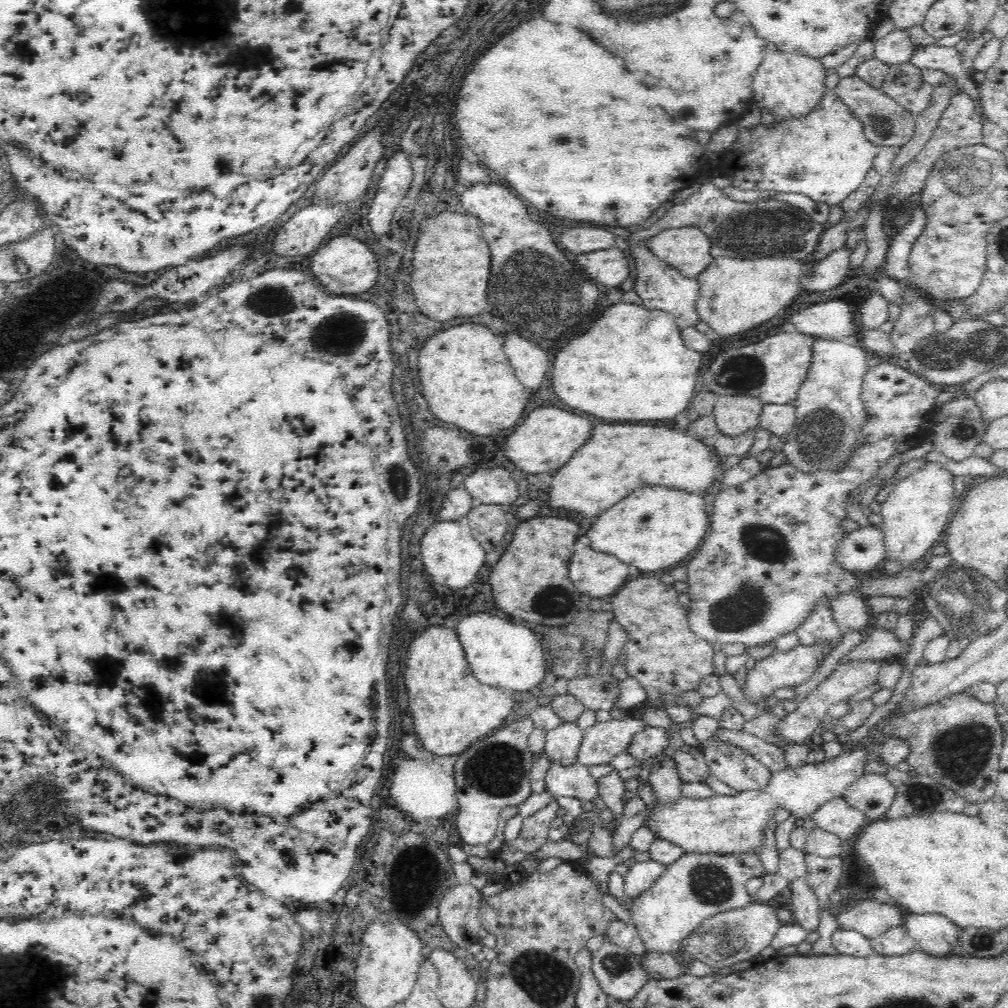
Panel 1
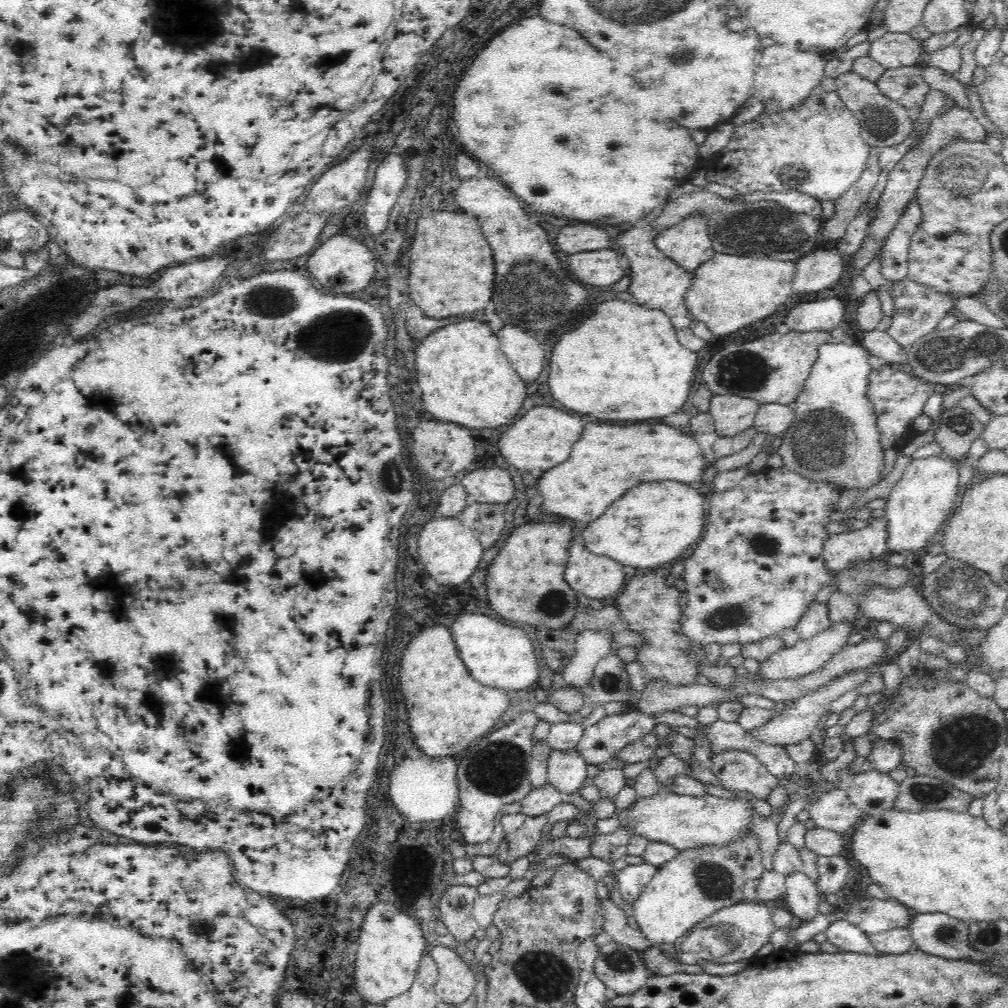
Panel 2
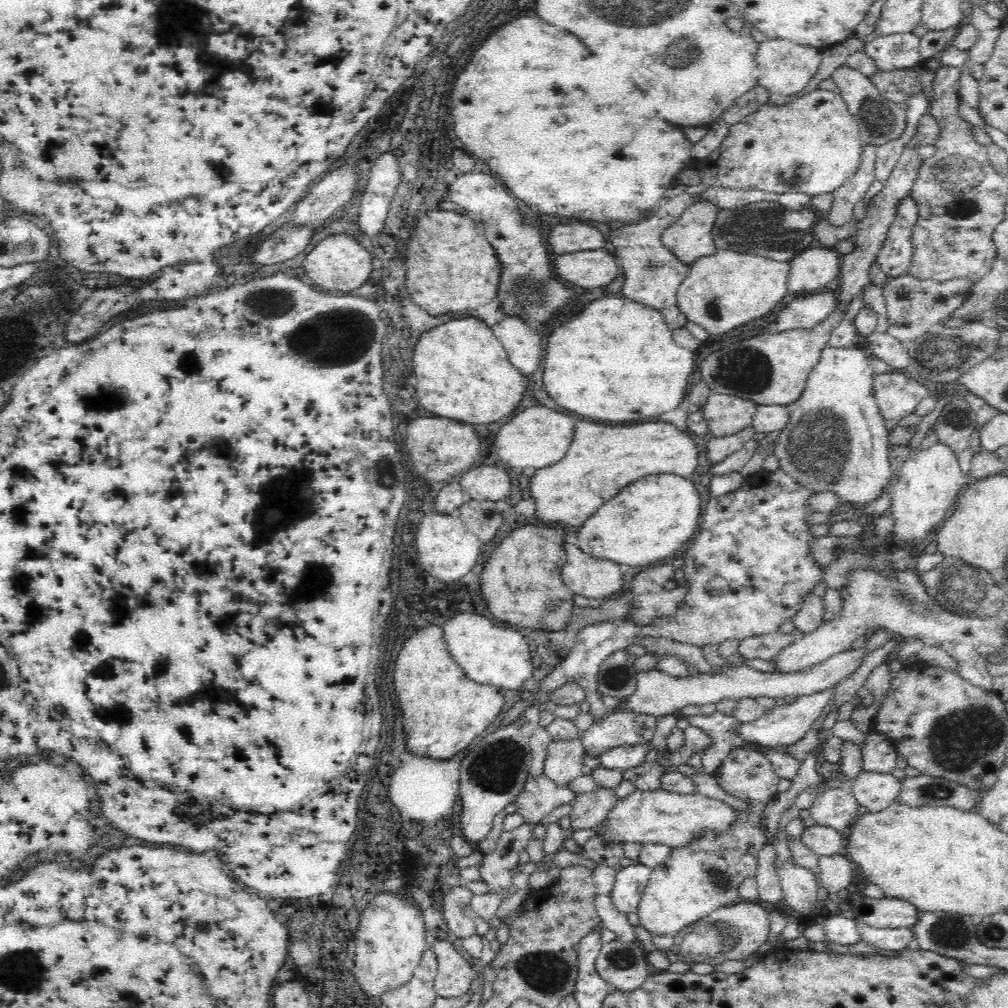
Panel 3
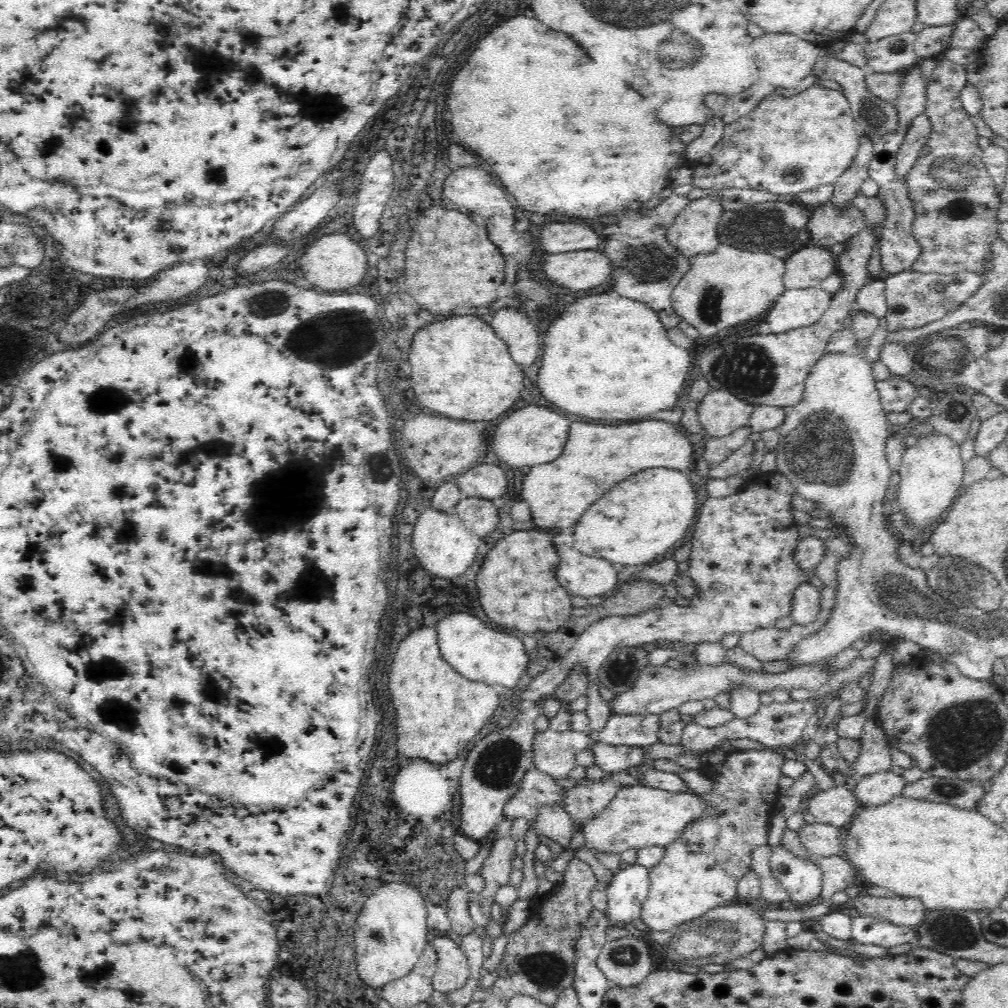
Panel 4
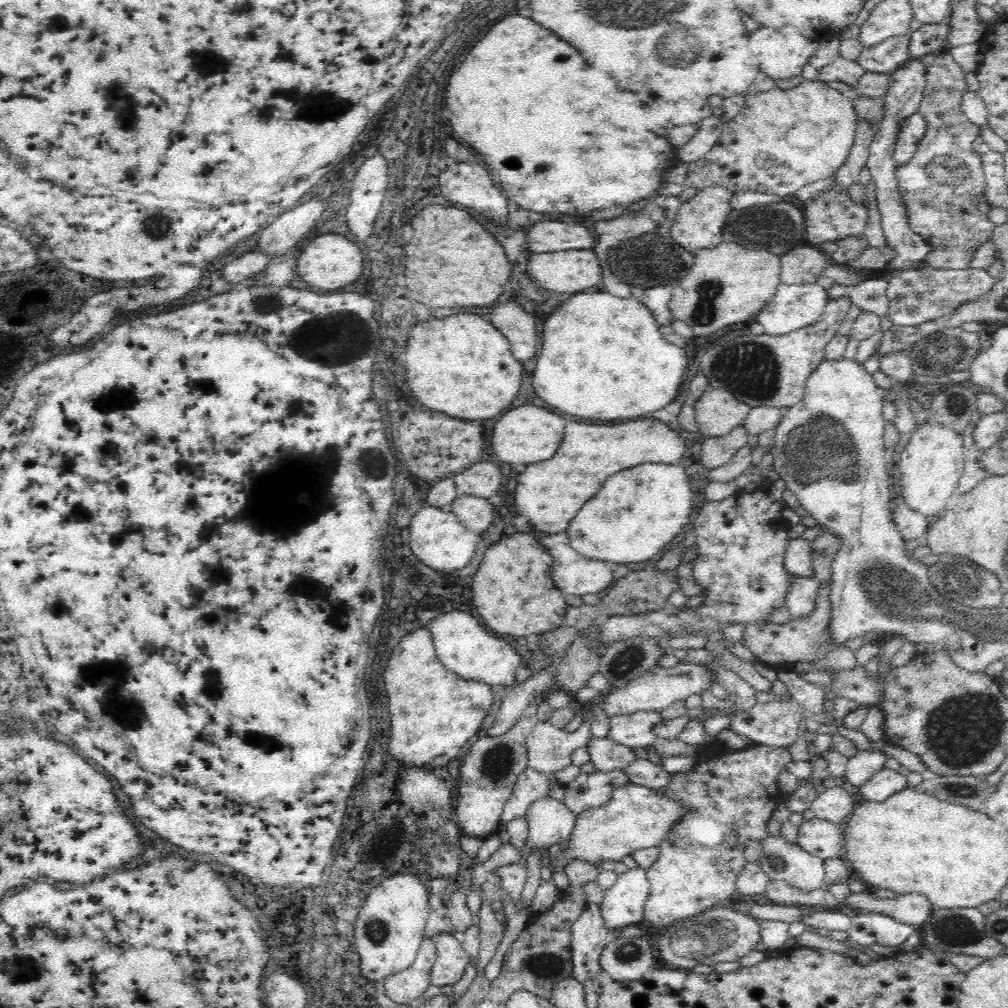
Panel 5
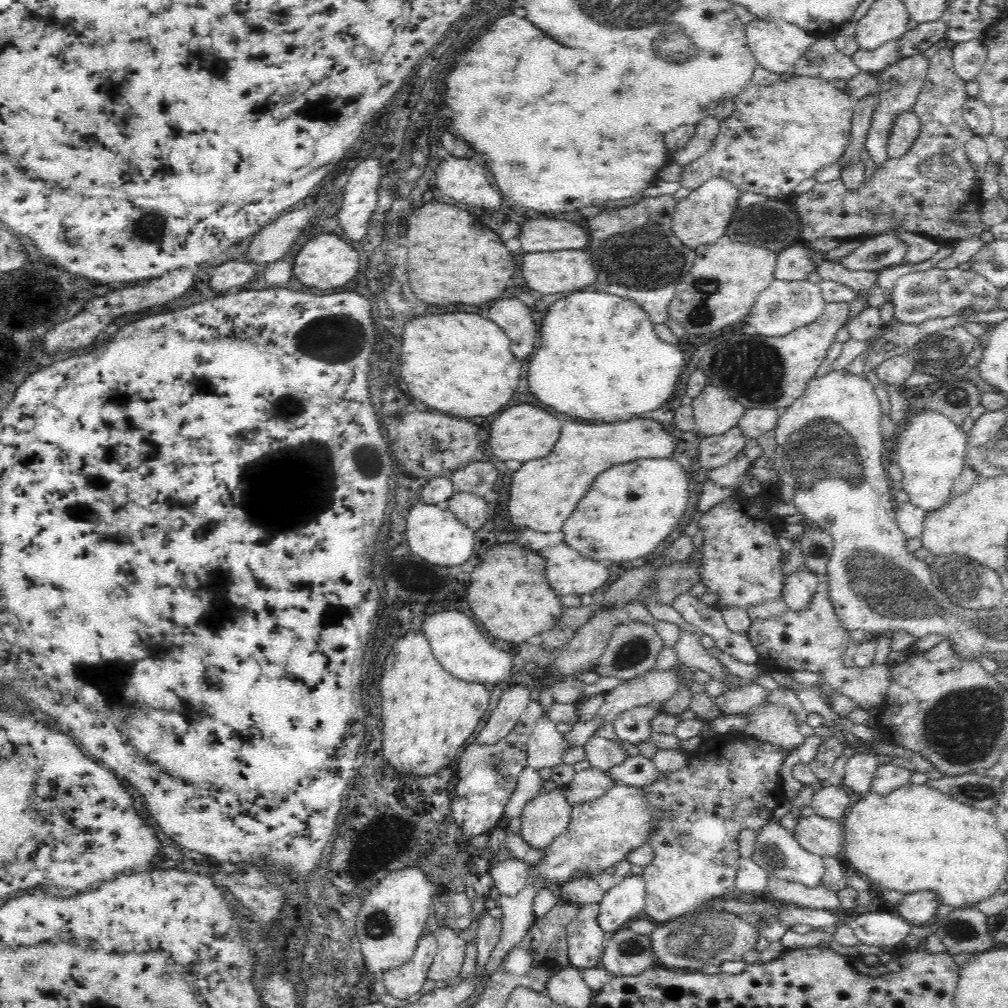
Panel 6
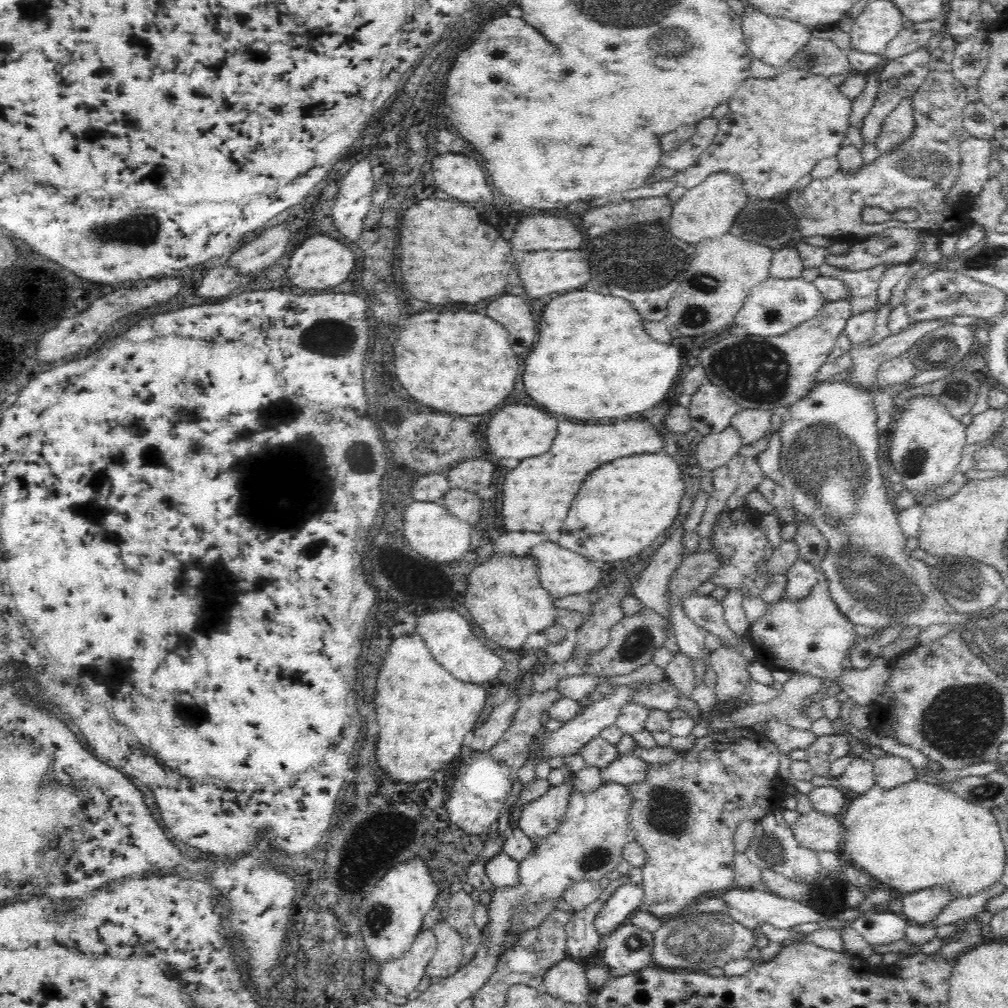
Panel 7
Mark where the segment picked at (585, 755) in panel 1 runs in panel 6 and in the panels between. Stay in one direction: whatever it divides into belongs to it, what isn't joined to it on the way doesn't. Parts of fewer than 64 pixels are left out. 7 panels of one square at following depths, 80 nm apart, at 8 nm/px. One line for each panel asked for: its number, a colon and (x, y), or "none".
2: (600, 743)
3: (619, 728)
4: (637, 730)
5: (636, 730)
6: (633, 726)

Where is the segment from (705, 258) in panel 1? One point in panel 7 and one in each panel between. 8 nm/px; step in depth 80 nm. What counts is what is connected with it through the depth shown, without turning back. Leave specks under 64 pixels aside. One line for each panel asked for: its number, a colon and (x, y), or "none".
2: (688, 244)
3: (690, 238)
4: (694, 232)
5: (699, 225)
6: (703, 218)
7: (707, 211)

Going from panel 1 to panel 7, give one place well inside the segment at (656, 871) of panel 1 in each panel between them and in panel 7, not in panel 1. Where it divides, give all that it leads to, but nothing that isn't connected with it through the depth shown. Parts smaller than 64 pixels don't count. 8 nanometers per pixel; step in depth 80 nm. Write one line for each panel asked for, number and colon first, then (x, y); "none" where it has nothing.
2: (631, 880)
3: (630, 881)
4: (628, 889)
5: (624, 901)
6: (625, 901)
7: (620, 906)

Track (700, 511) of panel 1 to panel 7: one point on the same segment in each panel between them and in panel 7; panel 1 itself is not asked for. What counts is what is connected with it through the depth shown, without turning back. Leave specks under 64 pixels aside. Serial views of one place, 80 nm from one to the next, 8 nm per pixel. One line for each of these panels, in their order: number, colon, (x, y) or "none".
2: (655, 522)
3: (655, 517)
4: (643, 517)
5: (639, 511)
6: (632, 508)
7: (622, 508)

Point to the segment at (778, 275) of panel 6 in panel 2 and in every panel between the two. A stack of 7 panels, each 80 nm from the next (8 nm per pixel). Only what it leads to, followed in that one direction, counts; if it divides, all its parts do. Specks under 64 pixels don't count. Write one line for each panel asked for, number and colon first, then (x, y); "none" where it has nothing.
2: (822, 268)
3: (816, 267)
4: (807, 267)
5: (803, 265)

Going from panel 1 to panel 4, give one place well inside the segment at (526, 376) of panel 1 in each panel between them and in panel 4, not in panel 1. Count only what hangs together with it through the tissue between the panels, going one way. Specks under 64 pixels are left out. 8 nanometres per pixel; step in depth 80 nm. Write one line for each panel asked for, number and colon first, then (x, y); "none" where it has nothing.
2: (527, 356)
3: (523, 345)
4: (521, 336)

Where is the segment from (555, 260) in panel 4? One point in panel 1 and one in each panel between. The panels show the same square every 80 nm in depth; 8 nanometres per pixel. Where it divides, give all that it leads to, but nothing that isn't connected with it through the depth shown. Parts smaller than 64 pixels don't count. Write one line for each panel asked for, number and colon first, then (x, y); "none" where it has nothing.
1: (609, 266)
2: (603, 267)
3: (593, 268)

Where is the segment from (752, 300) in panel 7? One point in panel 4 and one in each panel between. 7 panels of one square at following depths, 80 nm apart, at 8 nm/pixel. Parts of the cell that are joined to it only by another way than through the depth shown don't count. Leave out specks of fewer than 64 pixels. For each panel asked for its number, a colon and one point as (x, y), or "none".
4: (798, 307)
5: (793, 307)
6: (783, 307)

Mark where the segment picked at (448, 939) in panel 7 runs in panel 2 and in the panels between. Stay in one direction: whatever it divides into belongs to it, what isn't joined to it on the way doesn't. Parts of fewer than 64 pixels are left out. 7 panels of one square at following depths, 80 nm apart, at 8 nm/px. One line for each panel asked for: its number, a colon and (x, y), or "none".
2: (455, 984)
3: (454, 977)
4: (452, 972)
5: (451, 962)
6: (451, 949)

